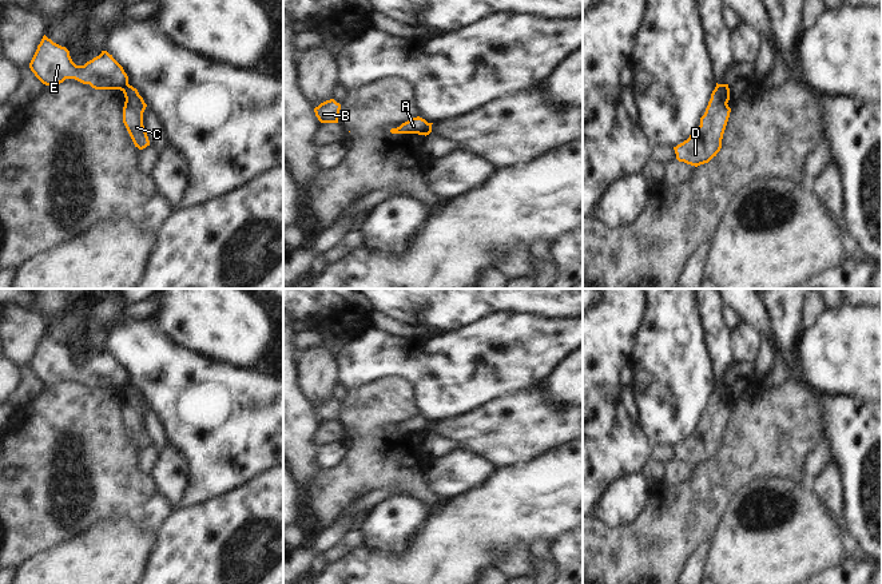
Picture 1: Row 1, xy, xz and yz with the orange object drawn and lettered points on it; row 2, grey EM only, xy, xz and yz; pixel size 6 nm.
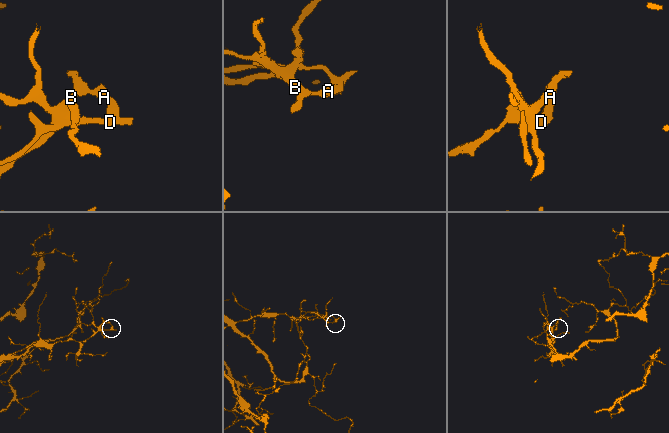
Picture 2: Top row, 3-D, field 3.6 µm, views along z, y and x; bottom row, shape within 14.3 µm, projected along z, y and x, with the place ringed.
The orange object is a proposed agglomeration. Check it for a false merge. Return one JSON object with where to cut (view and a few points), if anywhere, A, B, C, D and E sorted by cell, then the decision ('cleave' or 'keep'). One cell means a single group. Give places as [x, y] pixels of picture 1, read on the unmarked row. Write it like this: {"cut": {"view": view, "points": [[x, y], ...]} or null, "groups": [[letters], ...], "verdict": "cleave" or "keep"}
{"cut": {"view": "xy", "points": [[128, 384], [122, 389]]}, "groups": [["A", "B", "E"], ["C", "D"]], "verdict": "cleave"}

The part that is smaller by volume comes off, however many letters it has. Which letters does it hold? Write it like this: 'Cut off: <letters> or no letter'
Cut off: A, B, E

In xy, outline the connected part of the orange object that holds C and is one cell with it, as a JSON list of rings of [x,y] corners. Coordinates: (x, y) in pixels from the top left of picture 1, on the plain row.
[[[127,385],[123,389],[126,401],[123,406],[123,422],[135,444],[139,449],[150,445],[147,432],[143,425],[143,412],[147,406],[138,389],[132,385]]]

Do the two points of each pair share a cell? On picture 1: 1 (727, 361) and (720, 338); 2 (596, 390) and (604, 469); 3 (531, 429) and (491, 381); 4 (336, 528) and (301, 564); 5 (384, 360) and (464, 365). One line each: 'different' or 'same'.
1: same
2: same
3: different
4: same
5: same

